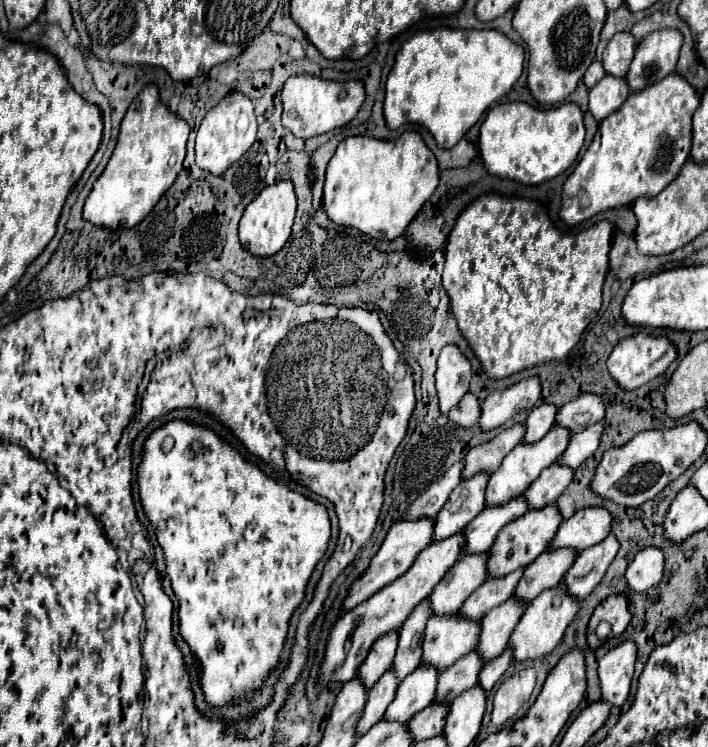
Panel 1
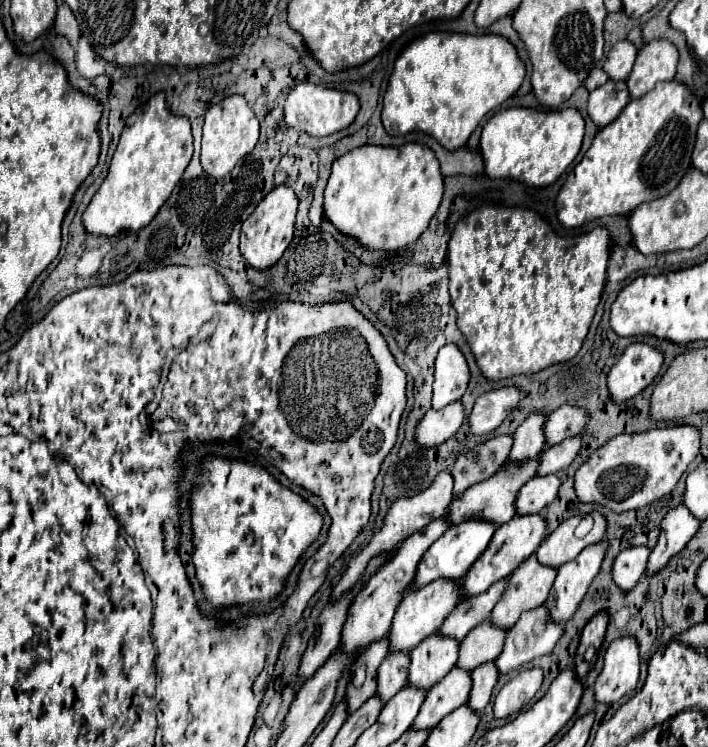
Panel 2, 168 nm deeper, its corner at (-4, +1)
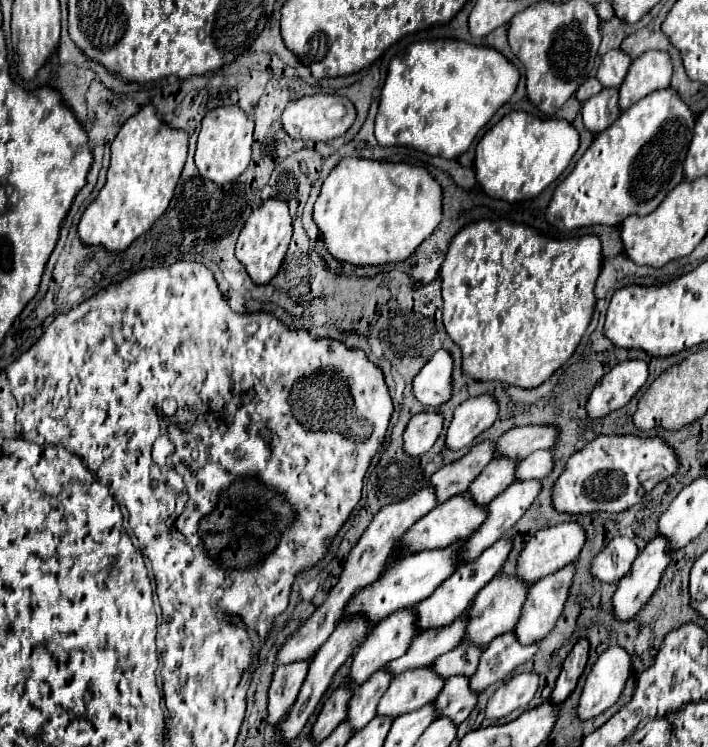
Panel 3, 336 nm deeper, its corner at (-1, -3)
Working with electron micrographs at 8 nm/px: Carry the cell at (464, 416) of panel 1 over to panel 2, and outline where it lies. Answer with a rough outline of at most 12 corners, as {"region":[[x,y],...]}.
{"region":[[461,401],[431,409],[417,425],[417,443],[437,447],[465,421]]}

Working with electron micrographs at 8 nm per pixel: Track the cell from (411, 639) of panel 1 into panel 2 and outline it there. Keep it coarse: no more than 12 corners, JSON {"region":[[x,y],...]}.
{"region":[[409,651],[383,659],[379,697],[389,701],[407,683]]}

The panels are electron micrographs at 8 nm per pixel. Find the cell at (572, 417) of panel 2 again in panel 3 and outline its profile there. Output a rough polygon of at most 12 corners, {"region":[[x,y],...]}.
{"region":[[516,427],[494,443],[496,457],[524,459],[550,449],[552,427]]}

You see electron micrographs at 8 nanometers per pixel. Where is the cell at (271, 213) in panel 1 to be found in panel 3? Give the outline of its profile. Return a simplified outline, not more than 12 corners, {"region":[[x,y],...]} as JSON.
{"region":[[288,203],[248,217],[236,259],[256,285],[278,273],[292,237]]}

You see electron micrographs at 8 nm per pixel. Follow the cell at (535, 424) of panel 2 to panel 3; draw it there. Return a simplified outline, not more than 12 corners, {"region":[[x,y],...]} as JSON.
{"region":[[492,459],[468,487],[478,505],[488,505],[512,483],[512,459]]}

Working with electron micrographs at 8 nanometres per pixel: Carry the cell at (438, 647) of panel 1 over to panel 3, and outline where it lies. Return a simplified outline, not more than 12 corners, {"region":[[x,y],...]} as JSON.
{"region":[[430,667],[398,675],[376,715],[396,717],[436,699],[444,681]]}

